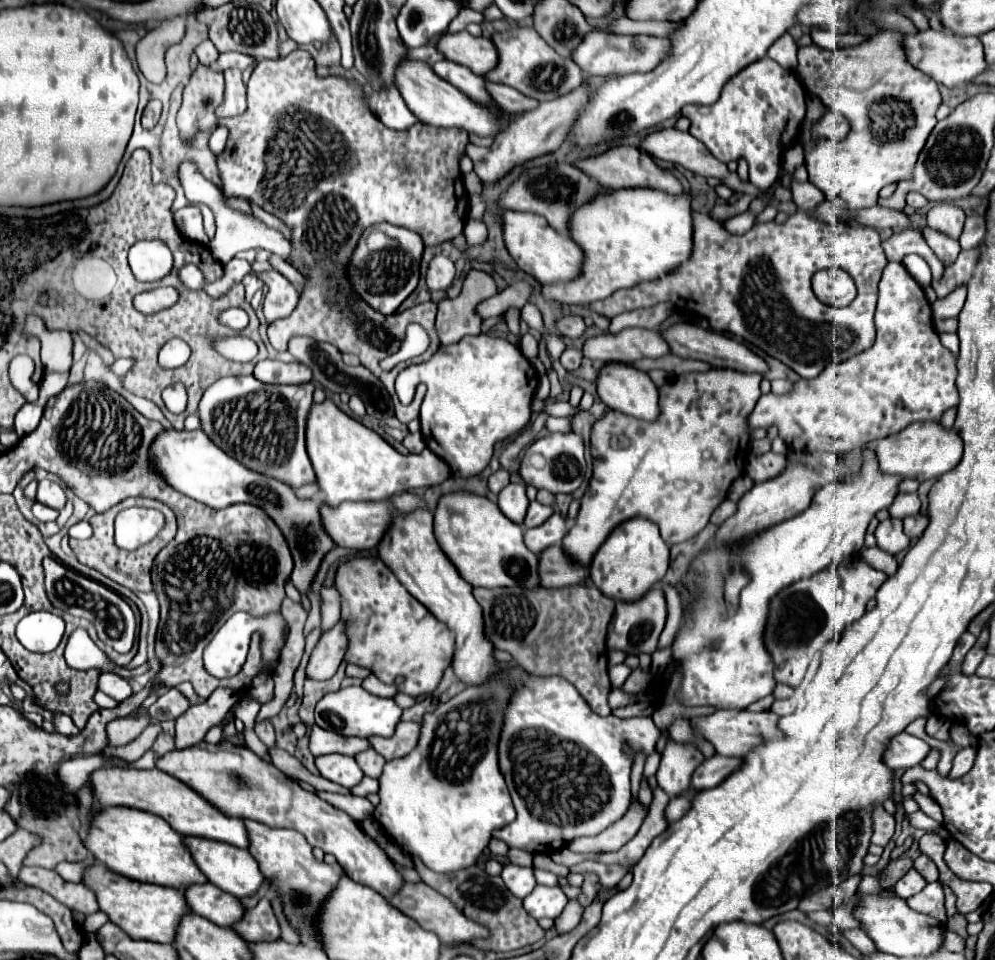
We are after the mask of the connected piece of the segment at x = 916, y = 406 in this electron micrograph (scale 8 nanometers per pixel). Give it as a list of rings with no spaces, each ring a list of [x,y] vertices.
[[[887,263],[879,281],[879,303],[875,311],[875,343],[863,353],[829,365],[815,379],[799,379],[793,383],[789,393],[761,395],[753,413],[749,415],[749,427],[771,427],[777,425],[781,439],[791,449],[807,449],[813,455],[823,451],[827,453],[845,453],[857,449],[869,441],[883,439],[893,435],[907,425],[923,419],[937,421],[943,415],[943,409],[949,409],[959,403],[955,379],[957,379],[957,357],[945,349],[939,341],[939,335],[933,329],[931,305],[925,301],[921,285],[907,273],[901,263]]]

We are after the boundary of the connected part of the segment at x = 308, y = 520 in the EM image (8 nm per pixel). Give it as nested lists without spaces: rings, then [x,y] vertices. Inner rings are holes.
[[[165,429],[157,437],[157,443],[151,445],[149,465],[175,491],[203,505],[209,505],[213,509],[223,509],[235,503],[251,503],[251,505],[261,507],[277,523],[277,527],[283,531],[291,547],[291,553],[295,559],[291,579],[295,587],[301,593],[309,591],[309,585],[319,569],[323,555],[333,547],[333,541],[323,531],[319,505],[315,501],[297,499],[295,491],[289,485],[243,467],[233,457],[223,453],[217,445],[213,445],[213,441],[207,439],[207,435],[201,429],[195,429],[195,431]]]

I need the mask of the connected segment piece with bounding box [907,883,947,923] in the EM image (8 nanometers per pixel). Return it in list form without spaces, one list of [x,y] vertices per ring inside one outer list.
[[[929,883],[921,893],[907,899],[907,905],[915,911],[927,913],[931,917],[937,917],[939,923],[945,923],[945,895],[941,883]]]

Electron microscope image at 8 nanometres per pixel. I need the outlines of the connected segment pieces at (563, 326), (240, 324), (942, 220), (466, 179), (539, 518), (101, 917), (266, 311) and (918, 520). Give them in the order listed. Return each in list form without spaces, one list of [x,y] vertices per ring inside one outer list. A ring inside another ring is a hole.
[[[575,315],[563,317],[559,321],[559,331],[567,337],[581,337],[585,333],[585,321],[583,317],[575,317]]]
[[[227,309],[223,315],[221,315],[221,323],[225,323],[227,327],[231,329],[245,329],[247,327],[247,313],[243,309]]]
[[[937,203],[927,213],[927,225],[941,233],[947,233],[953,239],[959,239],[959,235],[963,231],[965,217],[967,215],[961,207],[949,205],[949,203]]]
[[[474,171],[463,175],[463,182],[469,194],[482,192],[482,181]]]
[[[533,501],[533,503],[529,505],[527,517],[525,517],[525,527],[539,527],[539,525],[545,523],[551,515],[553,515],[553,507],[541,505],[539,501]]]
[[[103,911],[91,913],[91,915],[85,919],[85,931],[95,933],[95,931],[99,931],[99,927],[101,927],[101,925],[105,925],[107,921],[109,921],[109,919],[107,919],[107,915],[105,915]]]
[[[277,271],[261,273],[261,281],[267,285],[267,295],[263,301],[263,315],[267,323],[289,317],[299,301],[297,289]]]
[[[913,515],[903,519],[905,525],[905,535],[909,535],[911,539],[919,539],[925,531],[925,527],[929,525],[929,517],[927,515]]]

